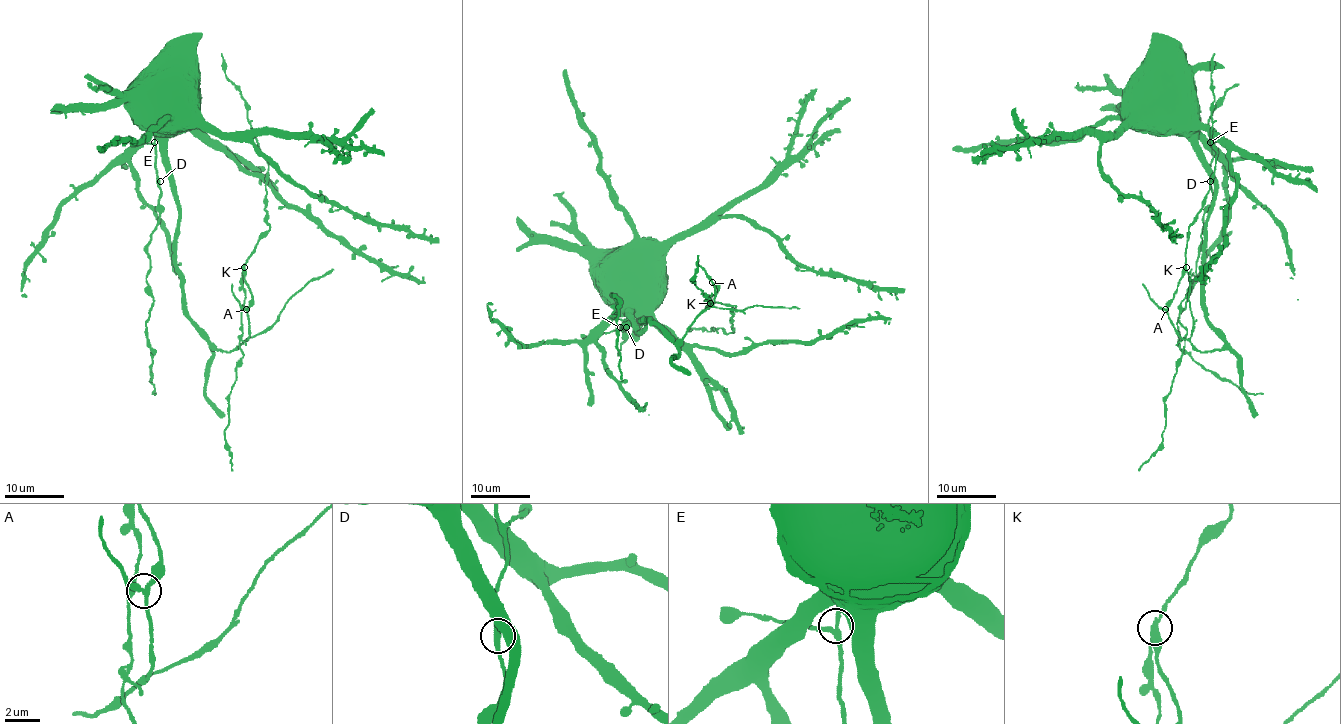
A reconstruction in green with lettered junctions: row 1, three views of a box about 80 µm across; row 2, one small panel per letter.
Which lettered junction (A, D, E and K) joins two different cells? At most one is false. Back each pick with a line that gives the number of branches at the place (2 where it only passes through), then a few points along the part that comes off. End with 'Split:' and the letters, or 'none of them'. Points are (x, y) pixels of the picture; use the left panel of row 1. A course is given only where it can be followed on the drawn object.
K: Branches: 3. Course of the part to remove: (243, 268), (269, 229), (269, 162), (248, 120), (248, 103), (227, 77), (221, 53)
Split: K

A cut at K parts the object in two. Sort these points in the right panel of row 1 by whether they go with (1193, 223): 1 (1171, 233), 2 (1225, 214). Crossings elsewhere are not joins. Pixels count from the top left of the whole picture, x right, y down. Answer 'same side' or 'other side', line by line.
1: other side
2: other side

